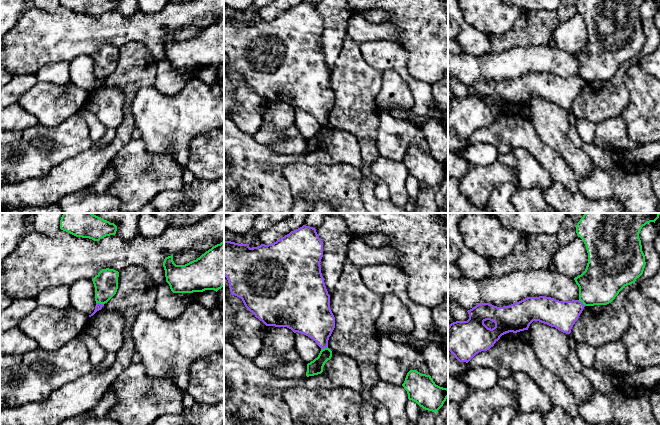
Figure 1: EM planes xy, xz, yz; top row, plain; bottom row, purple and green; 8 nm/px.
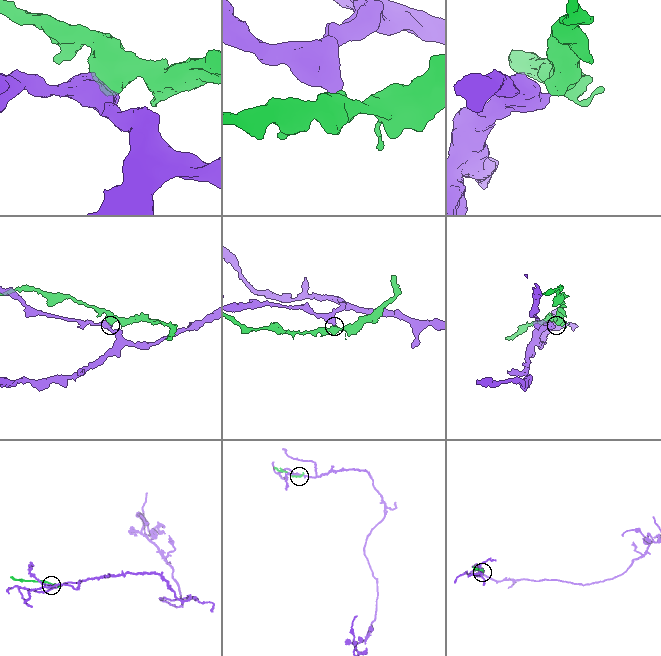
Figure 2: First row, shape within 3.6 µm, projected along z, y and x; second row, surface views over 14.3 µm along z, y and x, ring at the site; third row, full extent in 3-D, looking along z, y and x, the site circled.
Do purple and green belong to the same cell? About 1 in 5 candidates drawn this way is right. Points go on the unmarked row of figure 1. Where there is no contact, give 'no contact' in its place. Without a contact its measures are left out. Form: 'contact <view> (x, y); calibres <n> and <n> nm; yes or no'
contact xy (99, 79); calibres 50 and 190 nm; no

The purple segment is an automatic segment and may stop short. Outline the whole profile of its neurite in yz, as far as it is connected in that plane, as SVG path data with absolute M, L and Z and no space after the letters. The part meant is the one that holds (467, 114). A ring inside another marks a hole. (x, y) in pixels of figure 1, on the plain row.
M539 72L539 73L527 73L517 79L513 79L509 82L497 83L489 79L477 80L472 85L468 86L469 95L467 97L456 97L448 102L448 126L455 132L459 138L468 139L476 130L481 127L487 127L500 115L500 113L506 109L517 109L520 107L528 106L530 100L533 97L539 97L547 100L551 103L555 103L559 107L570 110L571 105L575 98L578 96L585 81L579 76L572 77L559 77L551 73ZM490 96L495 99L494 104L488 104L484 98Z

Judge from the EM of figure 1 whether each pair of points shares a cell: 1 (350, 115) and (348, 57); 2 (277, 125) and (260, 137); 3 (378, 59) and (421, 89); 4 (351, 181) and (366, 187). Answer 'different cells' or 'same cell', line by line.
1: same cell
2: same cell
3: same cell
4: different cells

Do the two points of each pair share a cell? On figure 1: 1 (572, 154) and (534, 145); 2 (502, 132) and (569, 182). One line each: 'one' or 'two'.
1: two
2: one

